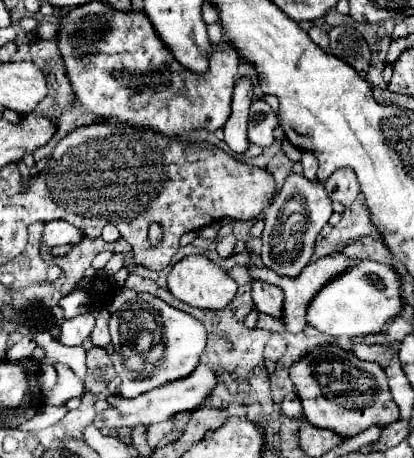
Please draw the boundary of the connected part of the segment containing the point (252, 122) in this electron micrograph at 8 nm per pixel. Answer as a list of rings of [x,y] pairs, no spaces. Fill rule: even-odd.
[[[272,109],[268,113],[250,115],[250,119],[248,119],[250,143],[252,145],[260,145],[260,147],[270,147],[274,143],[276,125],[278,125],[278,119],[276,119]]]

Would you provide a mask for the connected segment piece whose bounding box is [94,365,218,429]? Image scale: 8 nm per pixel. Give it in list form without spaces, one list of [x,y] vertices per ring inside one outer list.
[[[198,365],[198,369],[190,377],[180,379],[180,381],[172,381],[172,383],[160,387],[160,389],[142,393],[136,399],[124,399],[124,397],[114,397],[114,395],[108,397],[108,401],[114,407],[106,409],[102,413],[96,413],[94,425],[98,429],[104,429],[104,427],[134,427],[134,425],[140,425],[140,423],[142,425],[162,423],[162,421],[170,419],[176,413],[198,409],[202,405],[202,401],[212,393],[212,389],[216,387],[216,383],[218,383],[218,379],[216,379],[214,369],[210,369],[208,365]]]

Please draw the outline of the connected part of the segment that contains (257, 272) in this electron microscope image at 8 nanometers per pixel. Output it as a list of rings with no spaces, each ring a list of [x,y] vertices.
[[[332,253],[332,255],[328,255],[328,257],[320,257],[320,259],[316,259],[314,263],[310,263],[310,265],[302,271],[302,275],[296,277],[296,279],[280,277],[280,275],[276,275],[274,271],[266,267],[248,267],[248,271],[253,279],[260,279],[266,283],[278,285],[278,287],[284,291],[284,317],[282,317],[282,323],[284,323],[286,331],[290,331],[290,333],[300,333],[300,331],[304,331],[304,327],[308,325],[308,321],[306,321],[308,301],[312,301],[312,297],[316,297],[316,293],[326,285],[326,281],[332,281],[332,277],[338,277],[342,271],[352,269],[352,265],[356,265],[356,259],[346,257],[344,253]]]

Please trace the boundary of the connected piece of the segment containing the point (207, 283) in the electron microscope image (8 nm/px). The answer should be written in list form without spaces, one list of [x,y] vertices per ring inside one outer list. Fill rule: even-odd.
[[[188,255],[184,257],[182,261],[178,261],[170,275],[168,275],[168,291],[184,301],[186,305],[192,305],[192,307],[200,307],[200,309],[212,309],[212,311],[218,311],[218,309],[224,309],[232,297],[236,295],[236,281],[222,269],[218,267],[216,263],[212,263],[208,257],[204,255]]]

